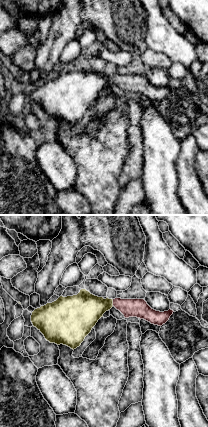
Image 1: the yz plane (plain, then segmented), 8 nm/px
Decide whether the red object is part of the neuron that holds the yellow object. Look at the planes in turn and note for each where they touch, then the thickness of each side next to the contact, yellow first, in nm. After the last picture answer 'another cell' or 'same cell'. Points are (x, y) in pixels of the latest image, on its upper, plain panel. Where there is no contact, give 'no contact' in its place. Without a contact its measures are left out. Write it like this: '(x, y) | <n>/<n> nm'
(112, 78) | 280/150 nm

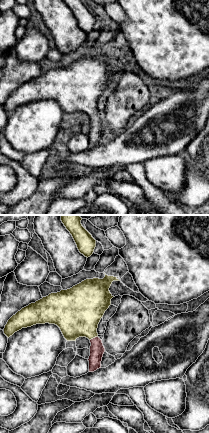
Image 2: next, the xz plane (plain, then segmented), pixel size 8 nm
(93, 113) | 380/120 nm

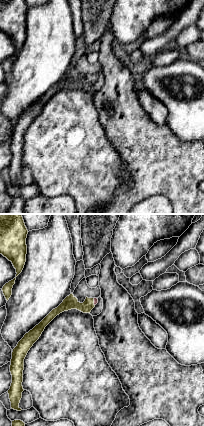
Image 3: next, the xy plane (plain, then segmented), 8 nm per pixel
(93, 78) | 110/30 nm

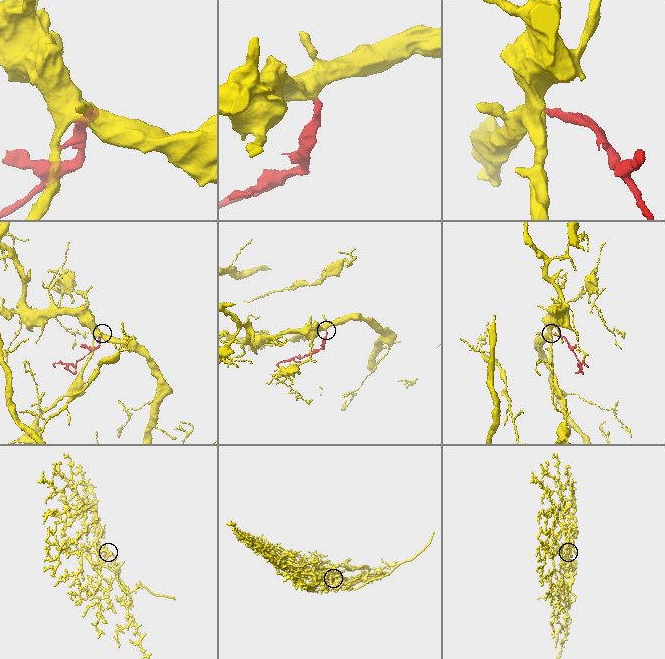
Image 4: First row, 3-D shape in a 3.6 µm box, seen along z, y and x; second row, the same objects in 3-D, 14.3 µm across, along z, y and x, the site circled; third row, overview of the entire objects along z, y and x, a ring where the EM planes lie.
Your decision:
same cell

